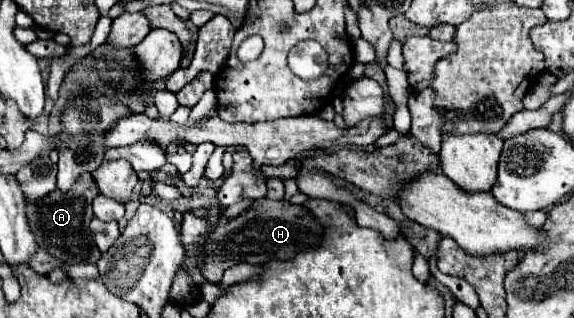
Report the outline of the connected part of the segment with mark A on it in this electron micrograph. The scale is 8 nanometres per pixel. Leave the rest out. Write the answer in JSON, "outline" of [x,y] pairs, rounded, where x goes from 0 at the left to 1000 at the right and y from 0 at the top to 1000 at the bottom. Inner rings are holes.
{"outline":[[[145,547],[145,560],[138,560],[138,572],[131,579],[131,597],[117,610],[103,610],[103,597],[92,597],[85,623],[75,623],[75,635],[61,635],[61,648],[47,635],[54,723],[68,774],[82,786],[89,805],[117,830],[169,830],[169,818],[176,811],[176,792],[166,774],[155,723],[155,698],[162,686],[159,635],[169,610],[172,610],[172,591],[166,560],[159,547]]]}

